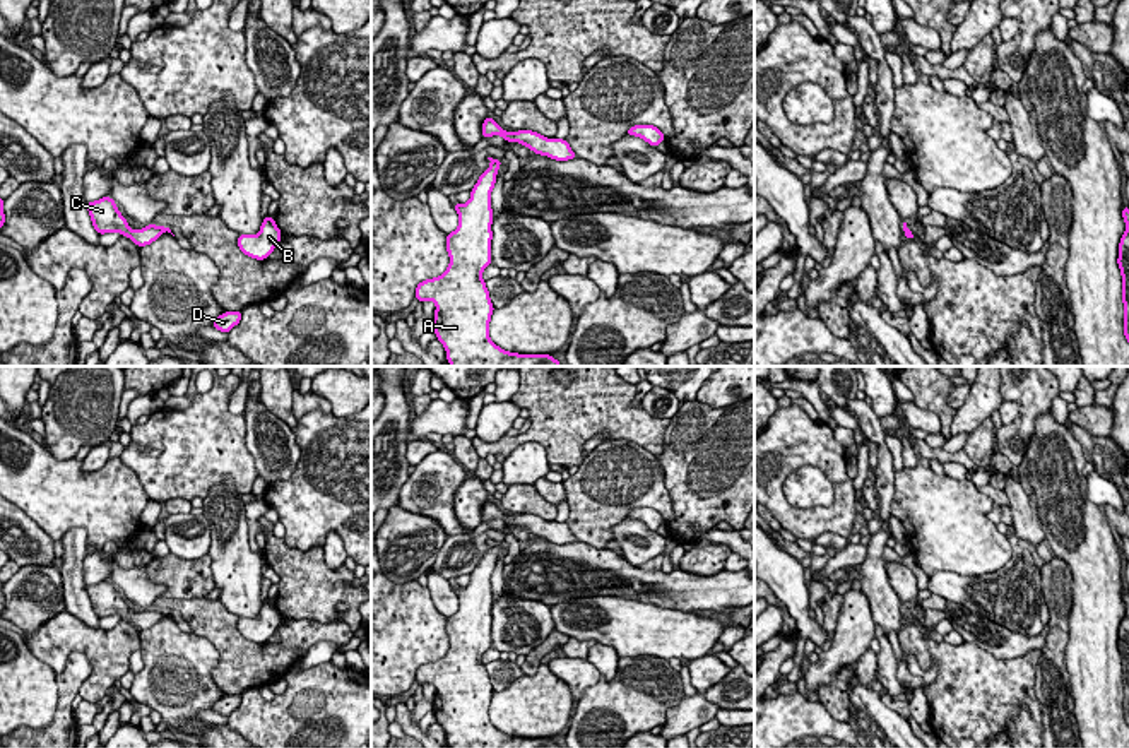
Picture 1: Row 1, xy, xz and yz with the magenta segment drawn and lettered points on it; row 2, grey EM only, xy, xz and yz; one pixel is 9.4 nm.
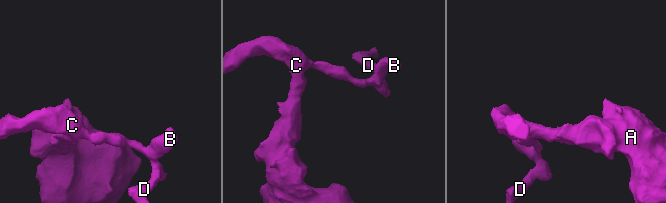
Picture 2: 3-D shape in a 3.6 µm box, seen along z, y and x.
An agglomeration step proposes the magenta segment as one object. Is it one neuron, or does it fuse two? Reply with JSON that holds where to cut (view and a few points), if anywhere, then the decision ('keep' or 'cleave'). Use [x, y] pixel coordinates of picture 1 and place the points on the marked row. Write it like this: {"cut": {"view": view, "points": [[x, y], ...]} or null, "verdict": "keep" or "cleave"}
{"cut": null, "verdict": "keep"}

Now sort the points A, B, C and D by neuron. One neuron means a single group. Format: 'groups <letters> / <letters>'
groups A B C D

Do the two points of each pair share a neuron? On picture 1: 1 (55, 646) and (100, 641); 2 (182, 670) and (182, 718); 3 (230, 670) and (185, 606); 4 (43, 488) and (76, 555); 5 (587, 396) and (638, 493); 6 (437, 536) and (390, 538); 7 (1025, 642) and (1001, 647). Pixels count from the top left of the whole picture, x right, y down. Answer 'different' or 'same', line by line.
1: same
2: same
3: same
4: different
5: different
6: same
7: same

